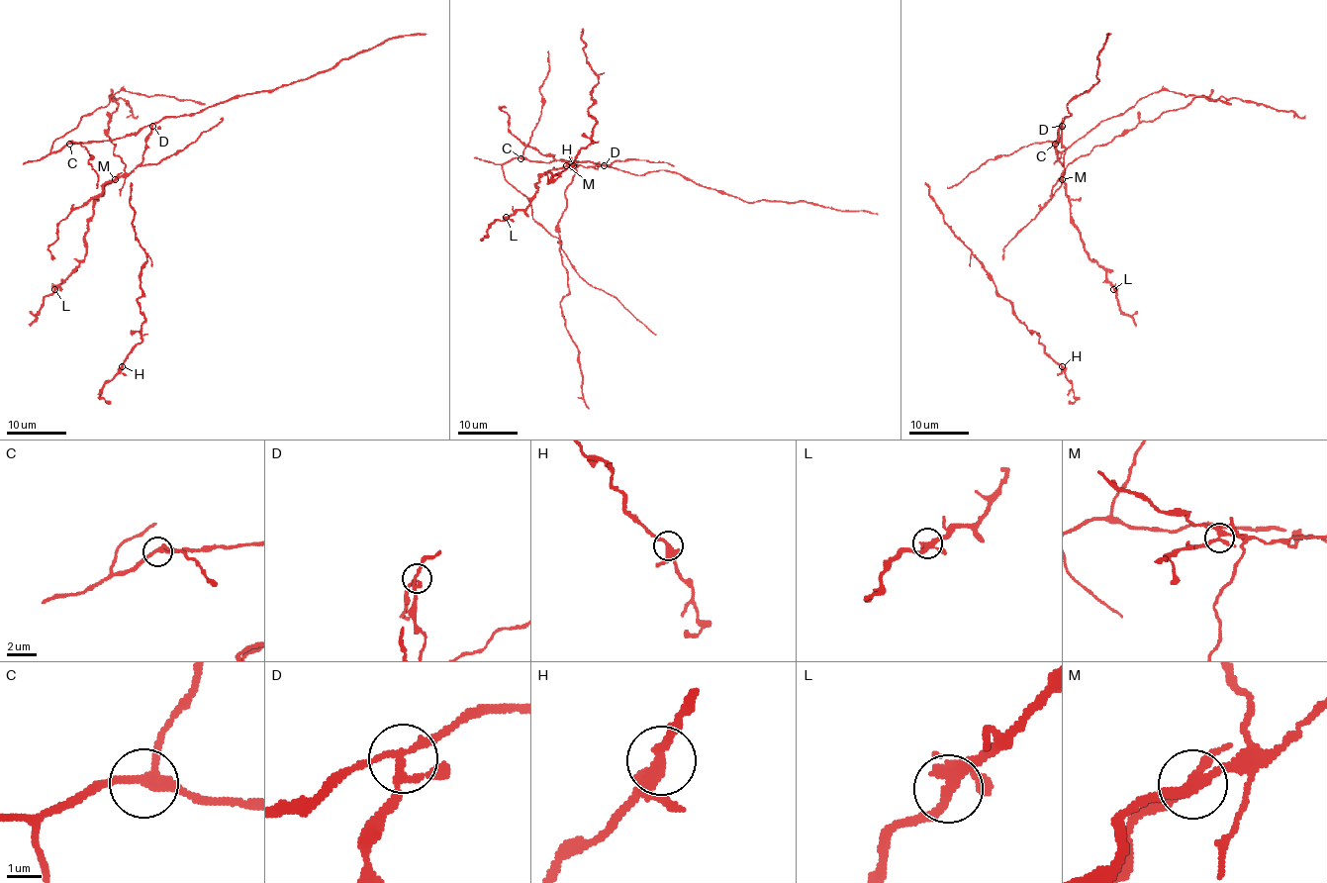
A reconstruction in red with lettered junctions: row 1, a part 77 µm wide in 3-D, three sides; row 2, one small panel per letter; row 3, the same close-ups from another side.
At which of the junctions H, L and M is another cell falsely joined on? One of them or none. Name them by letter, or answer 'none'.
M

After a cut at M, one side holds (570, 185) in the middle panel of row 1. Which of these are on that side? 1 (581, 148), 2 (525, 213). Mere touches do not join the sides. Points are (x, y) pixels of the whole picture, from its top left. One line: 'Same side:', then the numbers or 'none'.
Same side: none

